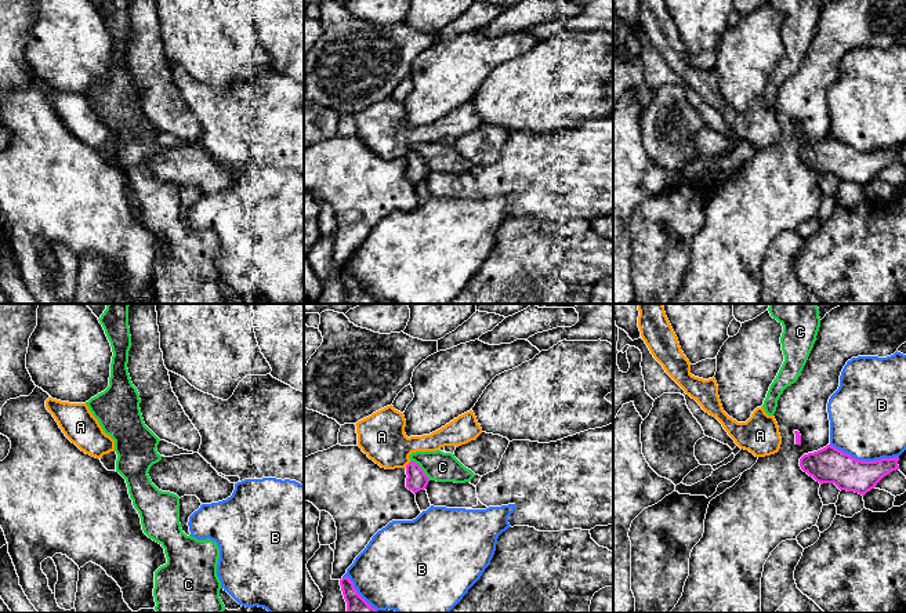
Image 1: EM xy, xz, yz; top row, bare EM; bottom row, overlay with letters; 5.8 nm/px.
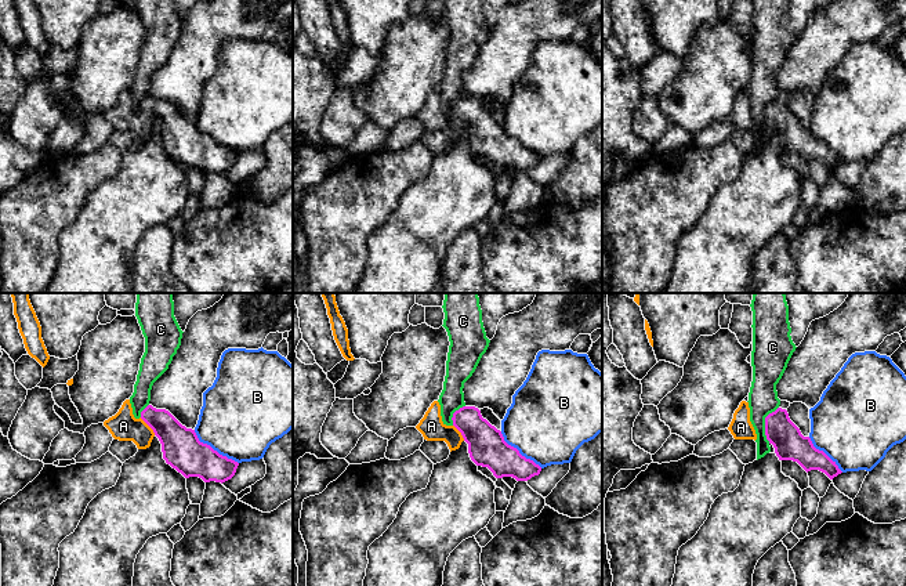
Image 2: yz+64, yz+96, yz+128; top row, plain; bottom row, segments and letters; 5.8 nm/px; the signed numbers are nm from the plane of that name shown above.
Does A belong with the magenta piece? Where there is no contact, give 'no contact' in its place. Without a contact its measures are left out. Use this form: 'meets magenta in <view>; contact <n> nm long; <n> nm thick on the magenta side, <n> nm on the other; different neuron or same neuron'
meets magenta in xz; contact 50 nm long; 120 nm thick on the magenta side, 280 nm on the other; same neuron

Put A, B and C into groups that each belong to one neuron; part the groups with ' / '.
A / B / C

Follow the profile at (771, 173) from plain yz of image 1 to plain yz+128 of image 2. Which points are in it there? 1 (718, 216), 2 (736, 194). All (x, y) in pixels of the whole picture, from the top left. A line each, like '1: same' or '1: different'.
1: same
2: same

